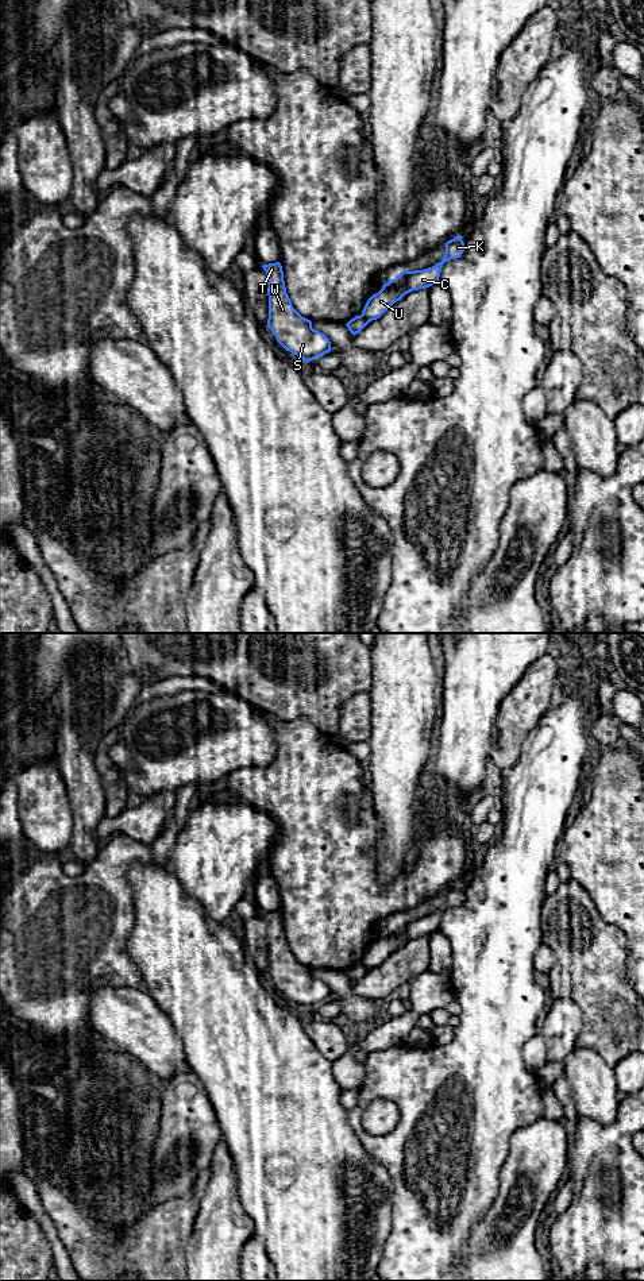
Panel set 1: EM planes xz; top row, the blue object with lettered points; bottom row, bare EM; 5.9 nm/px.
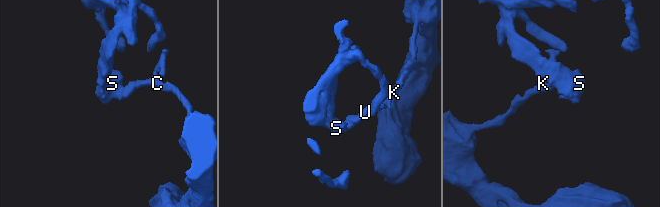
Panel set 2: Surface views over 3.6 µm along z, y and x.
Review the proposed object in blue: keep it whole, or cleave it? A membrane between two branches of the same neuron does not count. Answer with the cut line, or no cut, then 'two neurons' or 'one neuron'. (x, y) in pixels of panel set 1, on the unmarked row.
xz (361, 963), (367, 971) | two neurons

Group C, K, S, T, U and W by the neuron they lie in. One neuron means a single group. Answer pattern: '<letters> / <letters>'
C K U / S T W

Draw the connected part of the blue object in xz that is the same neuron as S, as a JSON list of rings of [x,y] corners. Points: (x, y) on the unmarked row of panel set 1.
[[[279,910],[262,914],[267,922],[269,966],[267,975],[277,989],[306,1011],[329,1000],[329,987],[312,976],[312,969],[302,965],[292,953],[286,941]]]

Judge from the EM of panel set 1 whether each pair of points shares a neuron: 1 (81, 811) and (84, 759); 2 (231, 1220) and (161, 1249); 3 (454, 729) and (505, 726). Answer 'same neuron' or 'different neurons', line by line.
1: same neuron
2: different neurons
3: different neurons

